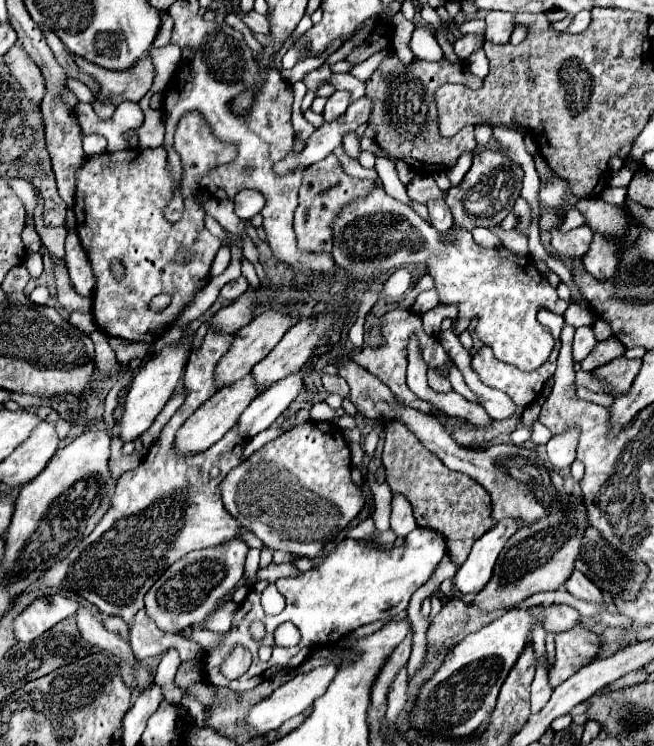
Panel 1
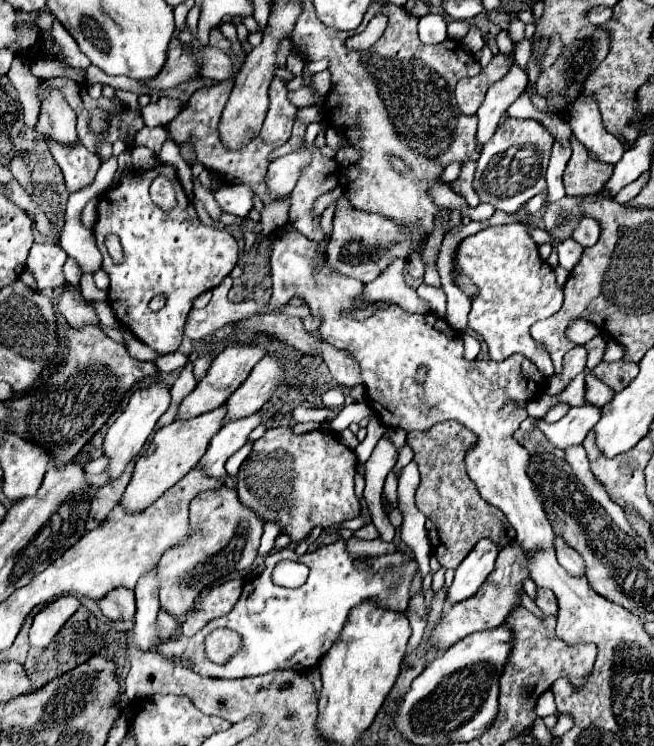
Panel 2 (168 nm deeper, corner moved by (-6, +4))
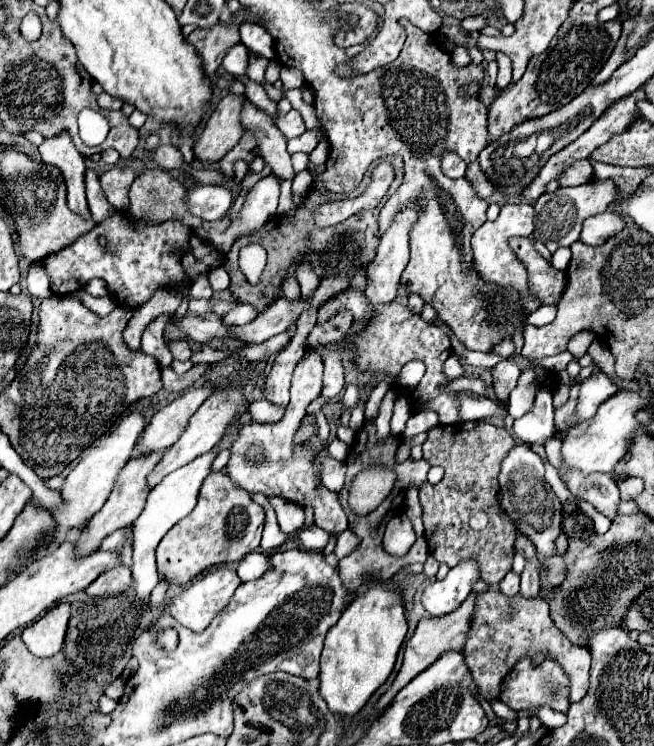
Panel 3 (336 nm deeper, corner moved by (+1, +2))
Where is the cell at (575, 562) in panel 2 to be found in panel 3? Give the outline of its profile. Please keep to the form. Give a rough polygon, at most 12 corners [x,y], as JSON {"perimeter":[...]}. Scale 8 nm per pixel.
{"perimeter":[[515,445],[503,459],[501,505],[555,555],[561,503],[541,457]]}

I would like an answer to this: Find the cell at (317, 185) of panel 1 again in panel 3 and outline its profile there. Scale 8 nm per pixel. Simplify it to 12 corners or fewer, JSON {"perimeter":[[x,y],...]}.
{"perimeter":[[245,99],[241,125],[259,155],[283,179],[293,179],[285,135]]}

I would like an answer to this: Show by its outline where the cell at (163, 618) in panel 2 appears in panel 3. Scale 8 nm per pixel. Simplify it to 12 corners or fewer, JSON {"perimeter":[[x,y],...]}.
{"perimeter":[[159,574],[160,582],[152,591],[150,607],[157,608],[170,586]]}

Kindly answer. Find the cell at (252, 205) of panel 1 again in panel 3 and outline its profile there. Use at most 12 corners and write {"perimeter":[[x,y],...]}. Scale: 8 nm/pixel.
{"perimeter":[[223,185],[187,189],[187,211],[203,221],[221,219],[233,203]]}

